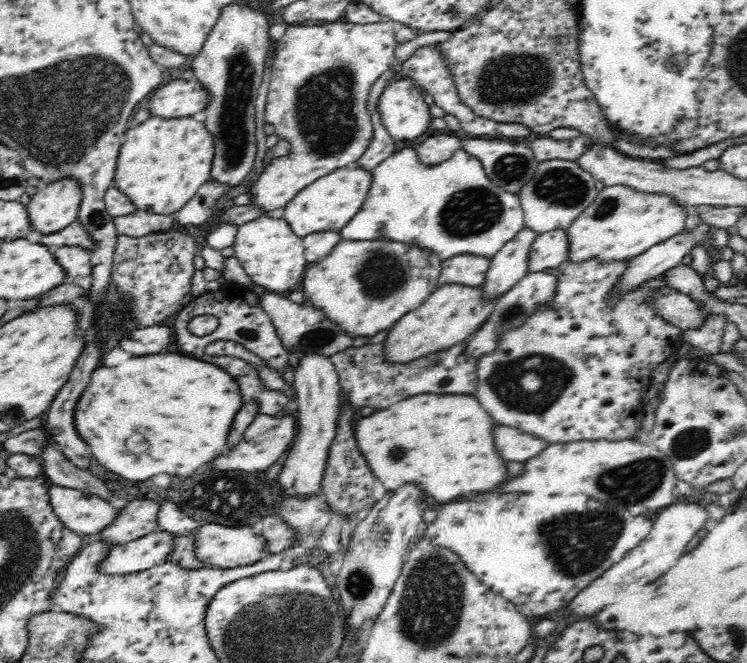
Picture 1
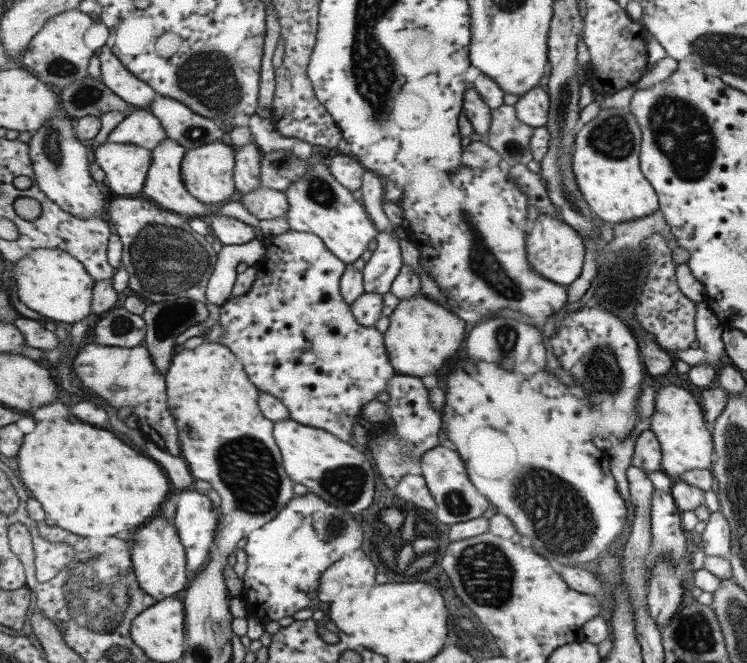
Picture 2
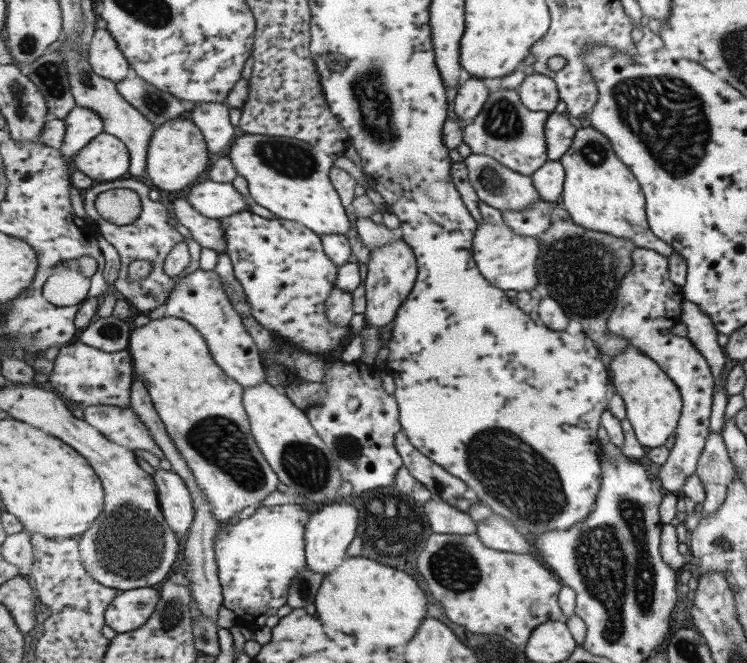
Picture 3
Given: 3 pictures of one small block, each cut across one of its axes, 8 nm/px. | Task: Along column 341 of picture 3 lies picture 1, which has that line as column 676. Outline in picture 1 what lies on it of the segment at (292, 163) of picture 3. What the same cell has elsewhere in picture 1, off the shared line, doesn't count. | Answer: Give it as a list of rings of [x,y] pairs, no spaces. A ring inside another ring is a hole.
[[[630,184],[605,186],[599,191],[596,200],[568,228],[571,239],[569,260],[588,260],[592,256],[603,260],[624,260],[625,257],[638,256],[651,246],[681,234],[690,212],[686,204],[668,192],[644,192],[643,189],[632,188]]]

